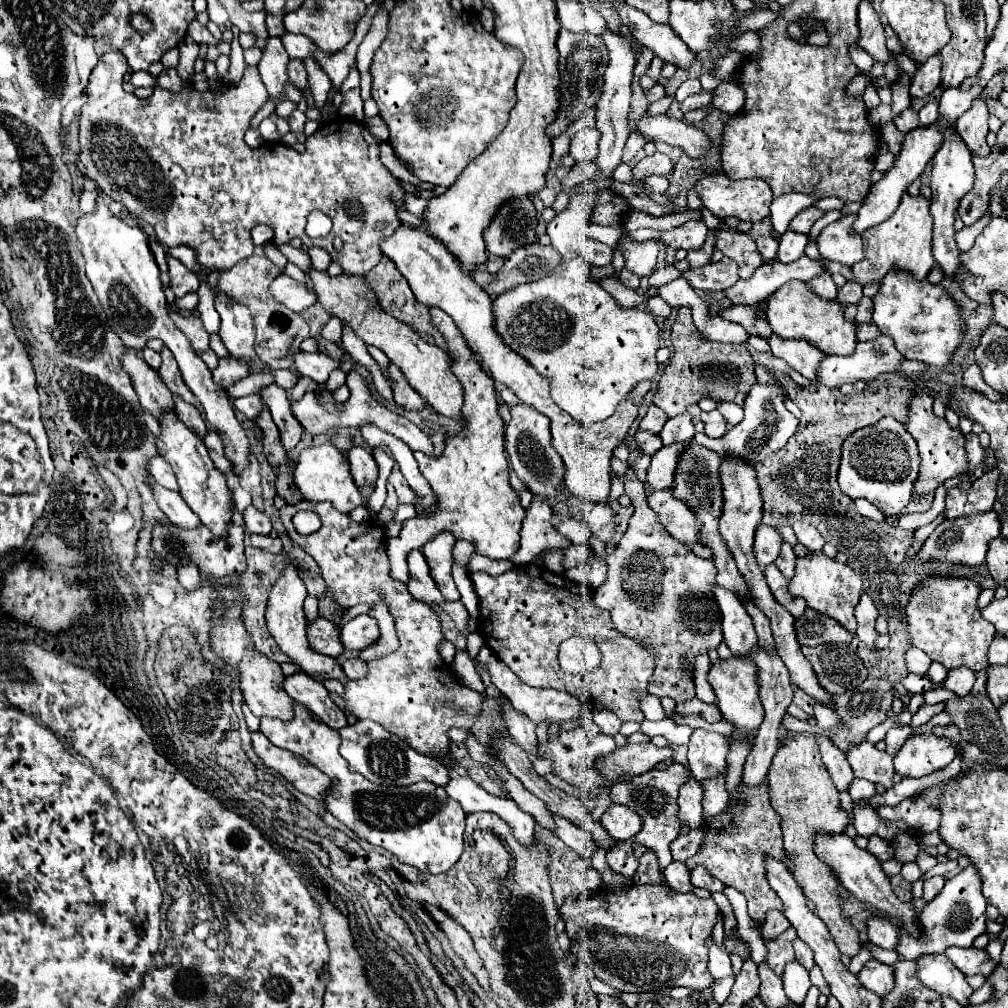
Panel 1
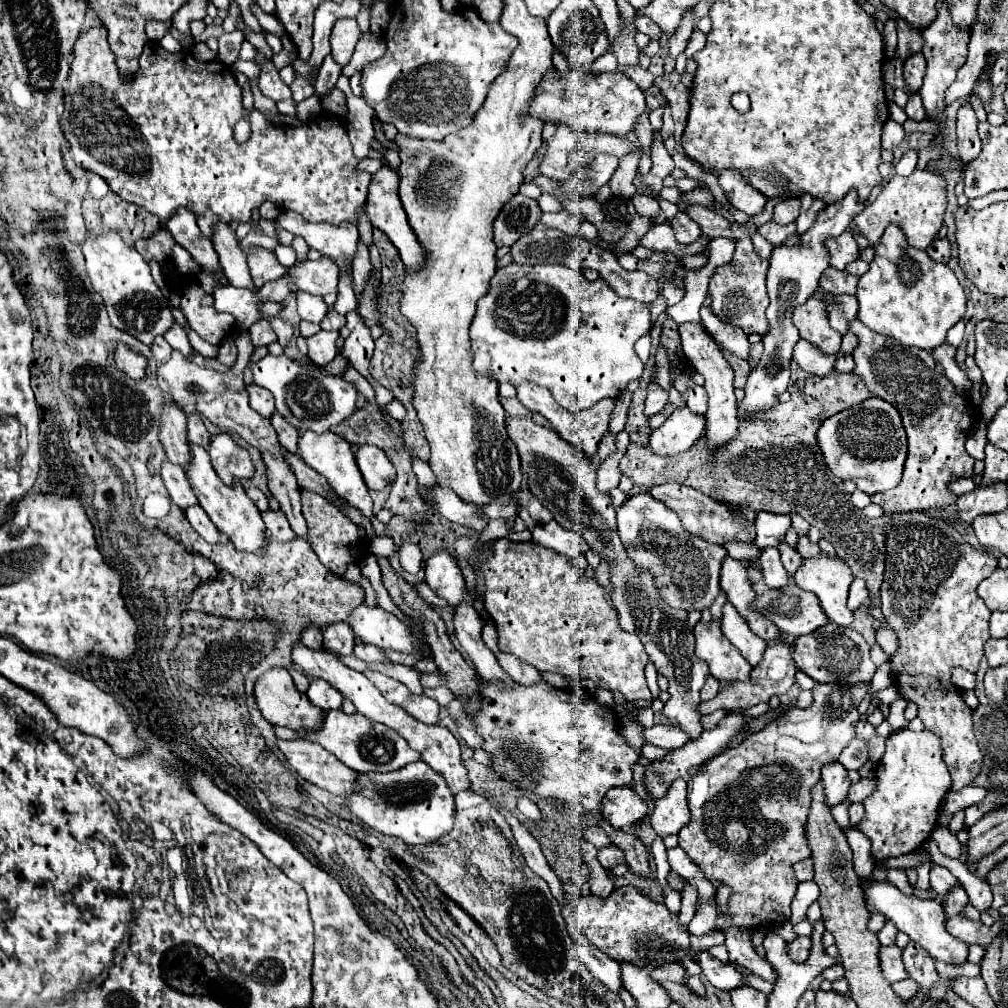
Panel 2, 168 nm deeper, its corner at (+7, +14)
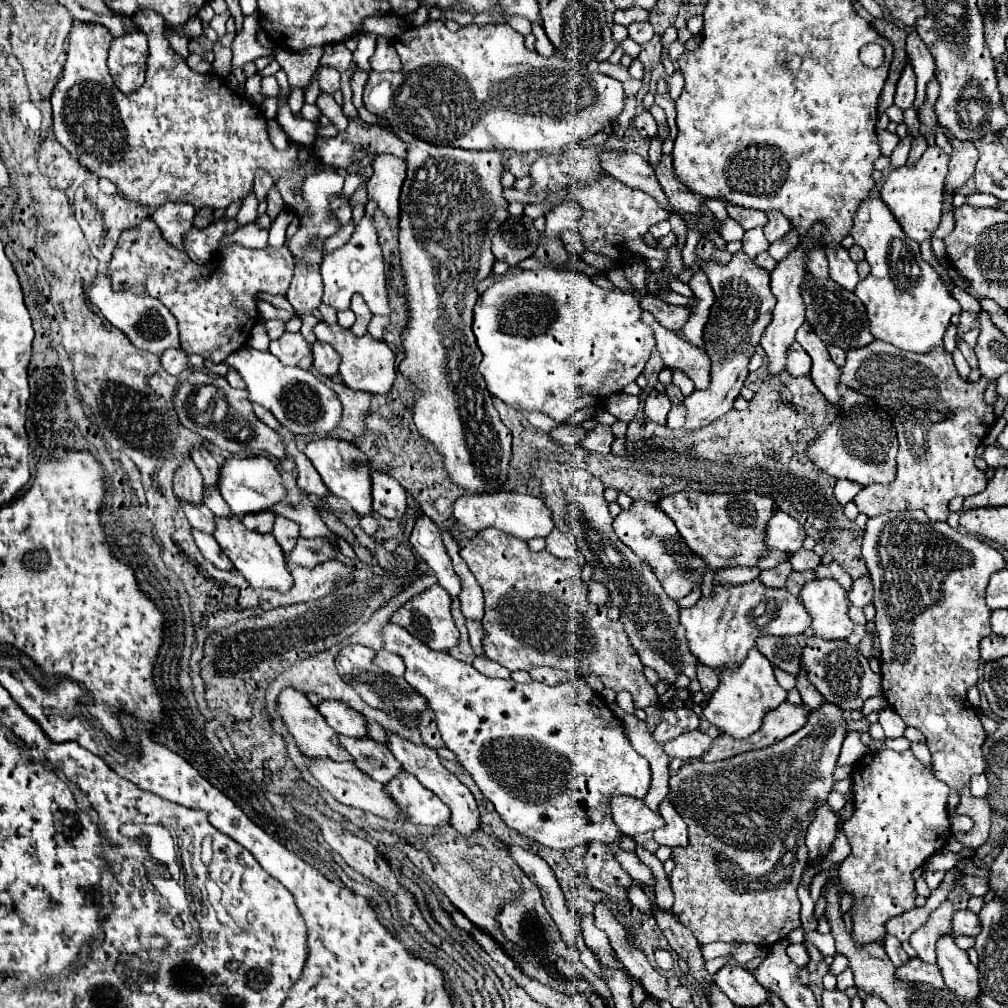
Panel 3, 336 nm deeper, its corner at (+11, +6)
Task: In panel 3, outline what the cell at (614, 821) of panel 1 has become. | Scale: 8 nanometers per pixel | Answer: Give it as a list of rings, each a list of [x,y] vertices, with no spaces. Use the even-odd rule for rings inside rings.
[[[615,796],[611,798],[611,814],[619,832],[625,836],[637,836],[663,828],[663,818],[649,810],[643,800],[633,796]]]

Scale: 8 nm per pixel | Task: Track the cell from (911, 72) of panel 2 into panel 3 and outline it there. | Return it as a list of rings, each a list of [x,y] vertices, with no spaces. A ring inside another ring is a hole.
[[[907,64],[897,82],[895,106],[899,106],[901,110],[907,110],[913,106],[913,100],[915,100],[915,72],[913,72],[913,66]]]

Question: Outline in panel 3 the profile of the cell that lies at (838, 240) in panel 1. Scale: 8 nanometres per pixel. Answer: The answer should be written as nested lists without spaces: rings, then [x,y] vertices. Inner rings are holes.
[[[825,246],[825,256],[829,260],[829,274],[831,278],[845,290],[853,292],[859,276],[857,276],[857,264],[849,258],[849,250],[843,246]]]

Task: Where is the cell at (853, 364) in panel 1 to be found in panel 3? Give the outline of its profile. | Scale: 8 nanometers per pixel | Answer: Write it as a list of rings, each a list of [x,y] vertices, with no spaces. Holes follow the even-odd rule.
[[[793,342],[787,354],[787,372],[791,376],[809,376],[811,372],[811,358],[797,342]]]

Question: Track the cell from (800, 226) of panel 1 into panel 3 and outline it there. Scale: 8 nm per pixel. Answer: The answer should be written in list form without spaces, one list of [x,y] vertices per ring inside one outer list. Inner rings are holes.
[[[769,212],[767,216],[769,216],[769,222],[763,226],[763,230],[765,230],[765,236],[769,242],[779,240],[783,234],[787,234],[791,230],[791,222],[787,216],[783,216],[779,212]]]

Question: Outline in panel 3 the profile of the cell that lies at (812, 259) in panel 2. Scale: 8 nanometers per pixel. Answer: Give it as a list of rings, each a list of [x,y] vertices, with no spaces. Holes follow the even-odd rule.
[[[815,222],[811,226],[811,230],[803,236],[803,240],[783,260],[779,260],[775,270],[771,272],[771,292],[775,294],[777,304],[773,308],[771,324],[767,326],[767,330],[763,332],[763,338],[761,338],[761,346],[767,354],[767,370],[771,376],[779,376],[779,372],[785,370],[787,350],[791,348],[791,342],[795,342],[797,328],[805,322],[805,306],[803,306],[803,298],[801,298],[801,286],[809,276],[809,270],[807,270],[809,258],[807,256],[811,250],[815,250],[819,246],[819,242],[823,240],[823,234],[825,234],[825,224]]]

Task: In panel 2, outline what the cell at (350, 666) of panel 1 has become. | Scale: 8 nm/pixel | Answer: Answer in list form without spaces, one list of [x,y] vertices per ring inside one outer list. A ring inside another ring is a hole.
[[[359,642],[359,644],[355,646],[355,652],[353,652],[353,654],[355,654],[357,658],[365,660],[365,662],[375,662],[375,660],[377,660],[377,662],[391,662],[381,648],[371,646],[371,644],[365,644],[365,642]]]

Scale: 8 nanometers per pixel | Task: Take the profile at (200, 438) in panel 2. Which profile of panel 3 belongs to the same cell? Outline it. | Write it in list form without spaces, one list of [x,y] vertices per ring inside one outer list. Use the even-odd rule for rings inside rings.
[[[197,446],[197,448],[193,448],[191,456],[193,456],[199,472],[203,474],[205,486],[215,486],[217,484],[217,474],[219,474],[219,464],[211,456],[211,452],[207,448],[203,448],[203,446]]]

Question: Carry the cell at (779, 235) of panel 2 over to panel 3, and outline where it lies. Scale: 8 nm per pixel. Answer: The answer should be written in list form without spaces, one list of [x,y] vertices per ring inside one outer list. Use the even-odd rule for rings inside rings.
[[[753,228],[753,230],[747,230],[745,236],[743,236],[743,252],[751,258],[755,258],[759,252],[765,252],[769,250],[769,242],[763,234],[763,228]]]

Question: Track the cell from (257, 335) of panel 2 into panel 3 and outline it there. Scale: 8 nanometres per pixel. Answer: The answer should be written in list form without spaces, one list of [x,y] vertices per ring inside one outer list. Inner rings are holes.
[[[269,320],[269,322],[265,322],[265,330],[267,330],[269,340],[277,340],[285,332],[285,324],[279,320]]]

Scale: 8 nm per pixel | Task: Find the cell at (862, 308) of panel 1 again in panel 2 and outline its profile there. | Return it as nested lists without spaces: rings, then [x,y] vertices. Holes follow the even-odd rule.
[[[829,266],[823,274],[821,274],[821,288],[831,292],[831,294],[855,294],[855,286],[857,286],[857,276],[849,274],[849,272],[839,272],[833,266]]]

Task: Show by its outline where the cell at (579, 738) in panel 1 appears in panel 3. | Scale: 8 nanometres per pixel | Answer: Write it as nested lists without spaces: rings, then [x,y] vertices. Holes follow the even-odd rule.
[[[387,624],[383,626],[383,648],[387,652],[393,652],[393,654],[399,654],[407,666],[405,670],[405,680],[409,686],[413,686],[421,696],[427,698],[429,706],[433,708],[435,712],[435,720],[437,720],[437,728],[441,732],[441,738],[445,742],[445,746],[457,754],[461,766],[473,776],[475,784],[479,786],[479,790],[483,792],[483,796],[487,800],[493,802],[495,810],[499,812],[499,816],[505,820],[505,824],[513,830],[517,830],[519,834],[525,834],[533,840],[537,840],[539,844],[543,846],[549,846],[549,848],[555,848],[555,850],[569,850],[573,846],[581,846],[581,844],[591,844],[591,842],[605,842],[605,844],[611,844],[617,840],[619,836],[619,828],[615,826],[613,818],[611,818],[611,810],[609,810],[609,800],[613,796],[619,796],[619,794],[629,794],[629,796],[639,796],[643,798],[649,790],[649,782],[651,782],[651,770],[649,770],[649,764],[643,756],[639,756],[629,738],[625,736],[625,728],[623,724],[619,722],[619,718],[611,712],[611,708],[603,702],[603,698],[599,694],[595,694],[583,680],[581,680],[581,674],[575,674],[569,682],[561,682],[557,686],[547,686],[547,684],[541,684],[541,682],[531,682],[531,684],[519,684],[515,680],[497,680],[497,678],[487,678],[483,676],[481,672],[477,672],[471,664],[465,664],[461,660],[455,660],[453,656],[449,656],[447,652],[435,652],[431,650],[427,644],[419,642],[415,636],[411,636],[407,630],[403,630],[401,626],[395,626],[395,624]]]

